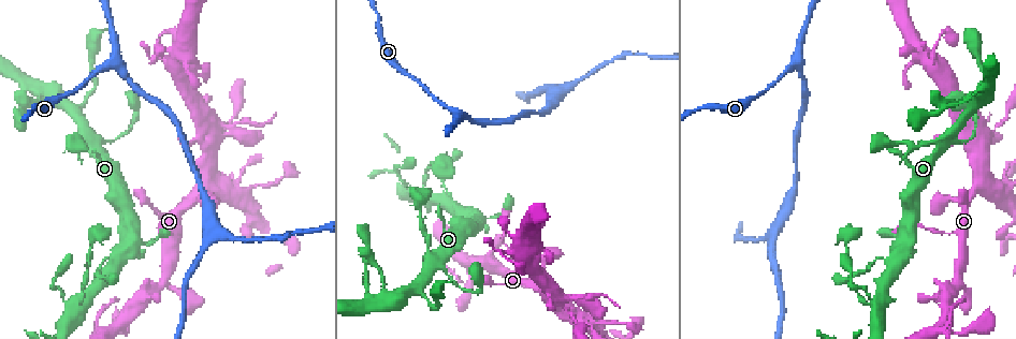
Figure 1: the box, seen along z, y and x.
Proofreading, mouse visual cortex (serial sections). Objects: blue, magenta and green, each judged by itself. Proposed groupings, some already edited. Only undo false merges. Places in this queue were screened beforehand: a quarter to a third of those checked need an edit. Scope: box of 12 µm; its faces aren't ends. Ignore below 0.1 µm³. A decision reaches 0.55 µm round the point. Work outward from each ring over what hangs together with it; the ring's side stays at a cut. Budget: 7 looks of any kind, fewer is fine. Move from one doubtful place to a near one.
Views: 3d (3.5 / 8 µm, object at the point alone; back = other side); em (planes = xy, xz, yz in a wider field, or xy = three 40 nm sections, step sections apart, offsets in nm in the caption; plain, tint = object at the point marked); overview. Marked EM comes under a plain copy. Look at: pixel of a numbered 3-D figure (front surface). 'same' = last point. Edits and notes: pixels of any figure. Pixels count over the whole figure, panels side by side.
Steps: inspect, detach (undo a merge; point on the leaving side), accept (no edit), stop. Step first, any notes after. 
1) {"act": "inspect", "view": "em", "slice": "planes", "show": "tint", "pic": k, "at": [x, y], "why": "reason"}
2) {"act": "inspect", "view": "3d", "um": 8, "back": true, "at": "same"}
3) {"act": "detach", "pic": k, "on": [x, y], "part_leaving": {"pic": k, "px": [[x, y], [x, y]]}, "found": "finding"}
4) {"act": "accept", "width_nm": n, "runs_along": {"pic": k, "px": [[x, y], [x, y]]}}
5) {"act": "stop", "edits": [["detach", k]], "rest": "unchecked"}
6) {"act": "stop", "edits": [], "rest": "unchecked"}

{"act": "inspect", "view": "3d", "um": 3.5, "pic": 1, "at": [104, 140], "why": "sudden change in width"}

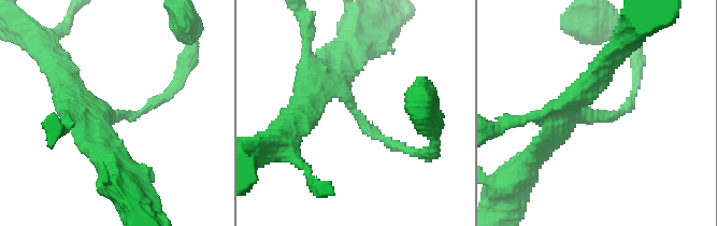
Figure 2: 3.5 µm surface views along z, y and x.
{"act": "inspect", "view": "em", "slice": "planes", "show": "tint", "pic": 2, "at": [592, 118], "arm_widths_nm": [150, 300]}

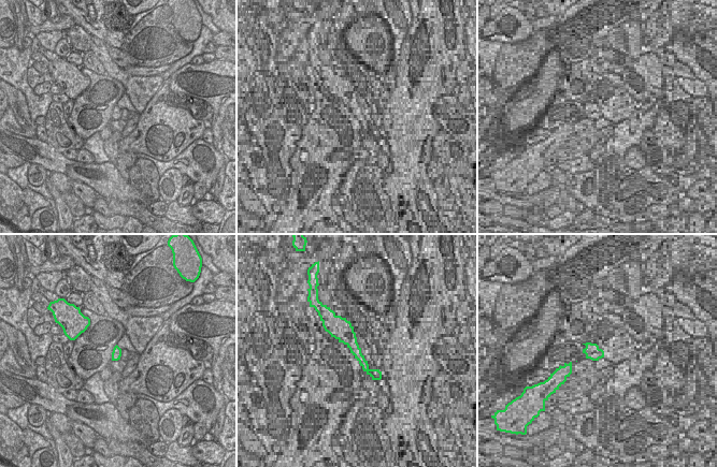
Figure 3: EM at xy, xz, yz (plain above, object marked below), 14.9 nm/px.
{"act": "accept", "runs_along": {"pic": 2, "px": [[345, 56], [335, 78], [358, 119], [404, 146]]}, "found": "continuous, no second cell"}

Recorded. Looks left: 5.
{"act": "inspect", "view": "3d", "um": 3.5, "pic": 1, "at": [1005, 186], "why": "small branch off a trunk"}

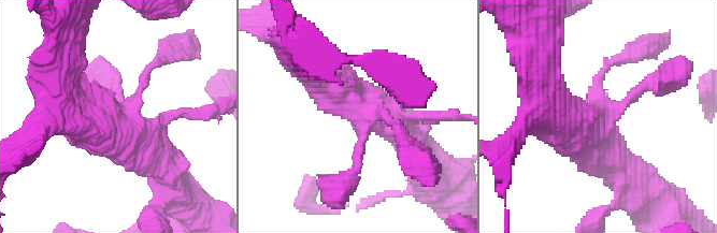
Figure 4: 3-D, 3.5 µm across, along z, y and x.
{"act": "inspect", "view": "em", "slice": "xy", "step": 3, "show": "tint", "pic": 4, "at": [594, 111], "why": "shape alone is not enough"}

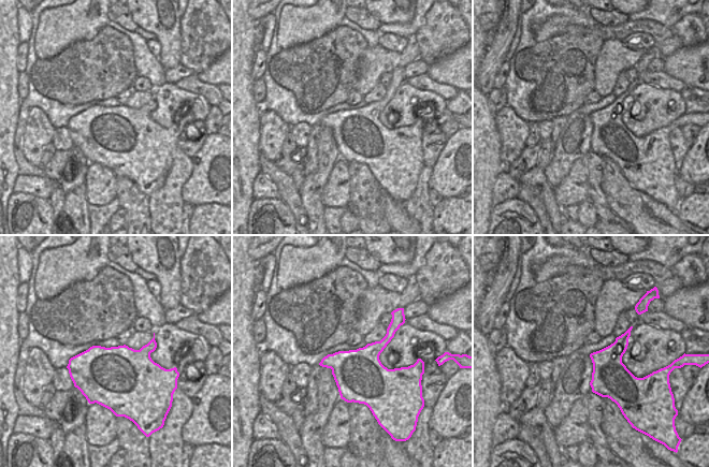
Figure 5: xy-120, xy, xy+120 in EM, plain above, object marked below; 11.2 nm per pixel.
{"act": "inspect", "view": "em", "slice": "xy", "step": 1, "show": "tint", "at": "same"}

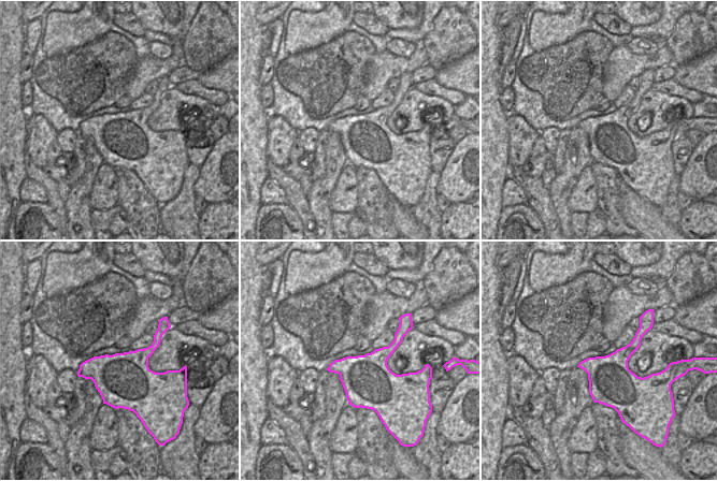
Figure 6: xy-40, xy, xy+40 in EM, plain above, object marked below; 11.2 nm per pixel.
{"act": "accept", "runs_along": {"pic": 4, "px": [[306, 64], [383, 108], [409, 136]]}, "found": "one cell here"}

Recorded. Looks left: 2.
{"act": "inspect", "view": "3d", "um": 3.5, "pic": 1, "at": [428, 166], "why": "narrows sharply"}

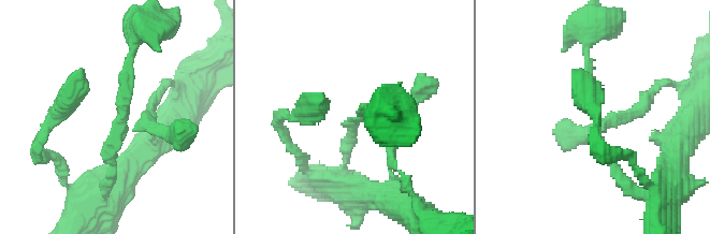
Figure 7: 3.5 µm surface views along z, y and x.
{"act": "inspect", "view": "em", "slice": "xy", "step": 1, "show": "tint", "pic": 7, "at": [601, 127], "arm_widths_nm": [150, 200], "why": "shape alone is not enough"}

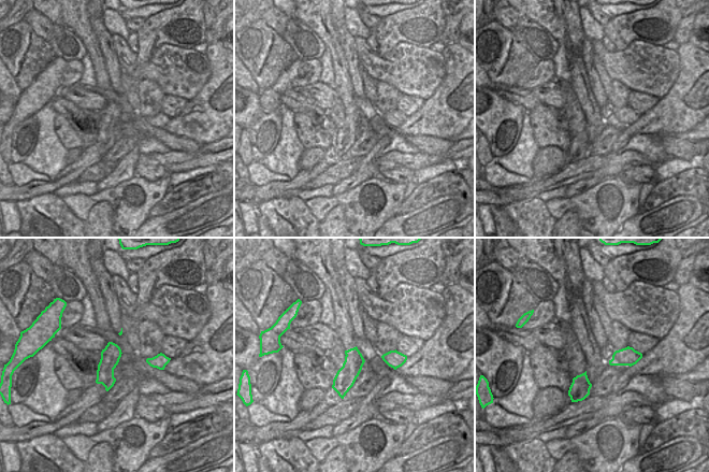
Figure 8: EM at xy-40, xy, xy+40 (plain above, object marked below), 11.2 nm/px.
{"act": "accept", "found": "continuous, no second cell"}

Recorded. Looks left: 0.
{"act": "stop", "edits": [], "rest": "unchecked"}

